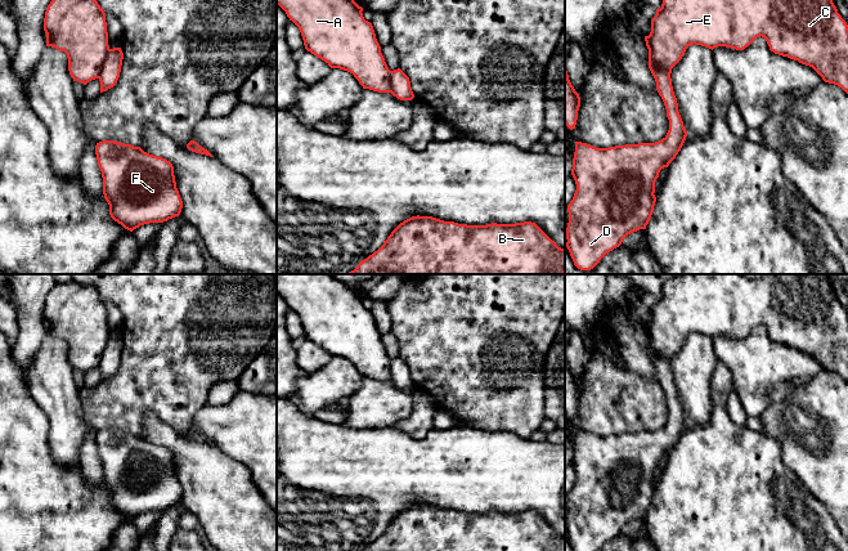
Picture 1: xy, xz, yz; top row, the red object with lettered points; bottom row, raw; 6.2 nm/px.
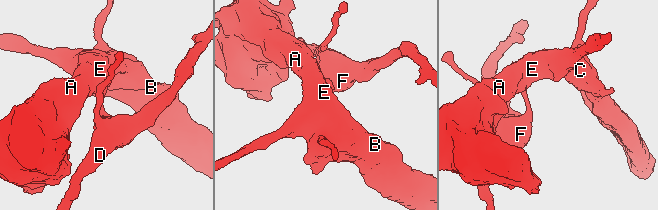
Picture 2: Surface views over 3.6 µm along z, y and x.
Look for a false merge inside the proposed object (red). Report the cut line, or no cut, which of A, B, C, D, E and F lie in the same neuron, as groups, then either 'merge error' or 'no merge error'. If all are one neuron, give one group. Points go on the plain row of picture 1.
cut xy (110, 337), (97, 366); groups A B C E / D F; merge error

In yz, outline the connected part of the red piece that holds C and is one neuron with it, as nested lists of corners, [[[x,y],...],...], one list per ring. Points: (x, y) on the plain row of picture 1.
[[[683,274],[670,278],[651,308],[650,323],[645,324],[649,357],[672,358],[694,332],[712,339],[718,335],[744,339],[760,324],[775,342],[812,355],[825,371],[838,373],[848,382],[848,313],[838,301],[826,274],[764,274],[757,279],[744,274]]]

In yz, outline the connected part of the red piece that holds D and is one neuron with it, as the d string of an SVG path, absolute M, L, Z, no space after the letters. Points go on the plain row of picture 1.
M655 355L651 362L669 408L669 418L661 429L610 436L575 430L571 463L576 479L567 493L566 516L566 536L574 551L600 551L607 541L619 536L628 523L646 518L656 490L654 481L659 461L669 454L686 429L687 420L672 375L672 358Z

